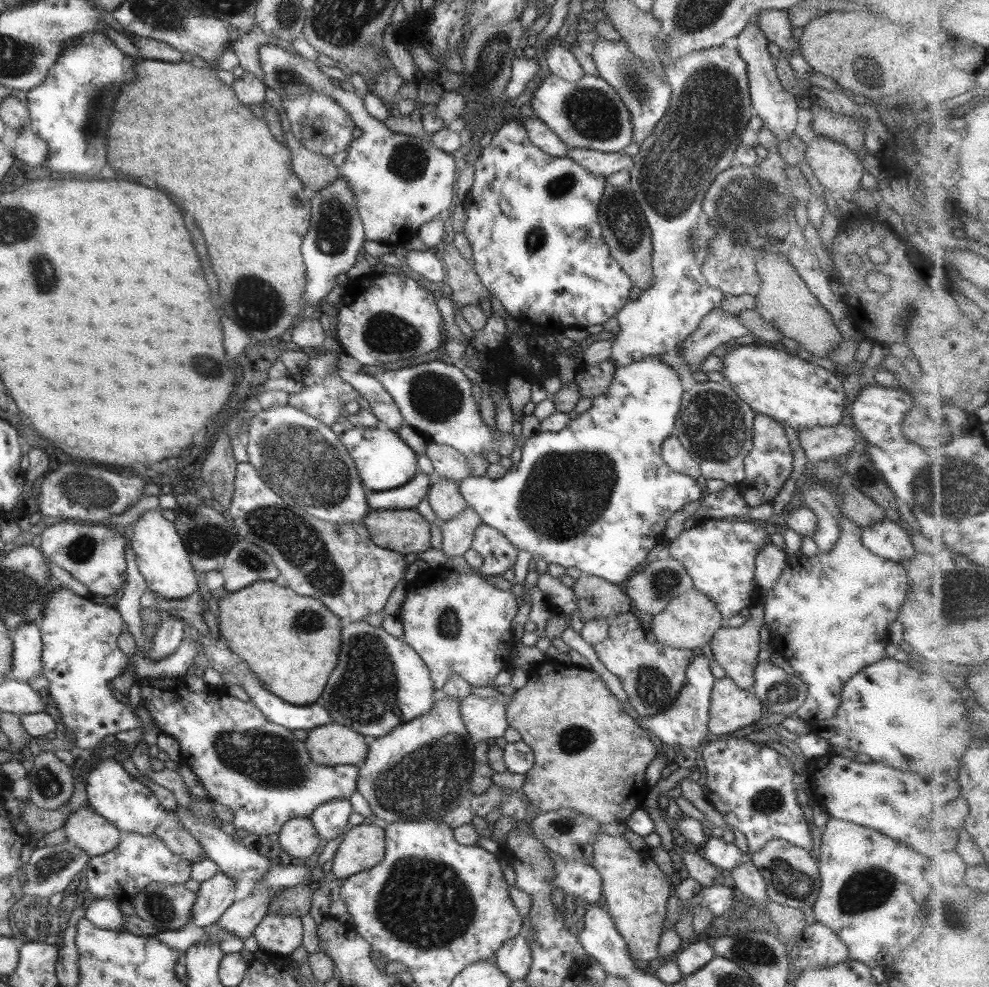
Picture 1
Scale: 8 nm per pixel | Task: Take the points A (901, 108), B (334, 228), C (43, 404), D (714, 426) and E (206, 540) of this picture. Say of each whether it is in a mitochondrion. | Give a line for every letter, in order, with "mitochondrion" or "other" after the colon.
A: other
B: mitochondrion
C: other
D: mitochondrion
E: mitochondrion

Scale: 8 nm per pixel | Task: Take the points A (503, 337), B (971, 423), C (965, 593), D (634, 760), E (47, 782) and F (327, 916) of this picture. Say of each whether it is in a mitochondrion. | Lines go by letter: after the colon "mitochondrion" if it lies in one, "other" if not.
A: other
B: other
C: mitochondrion
D: other
E: mitochondrion
F: other

